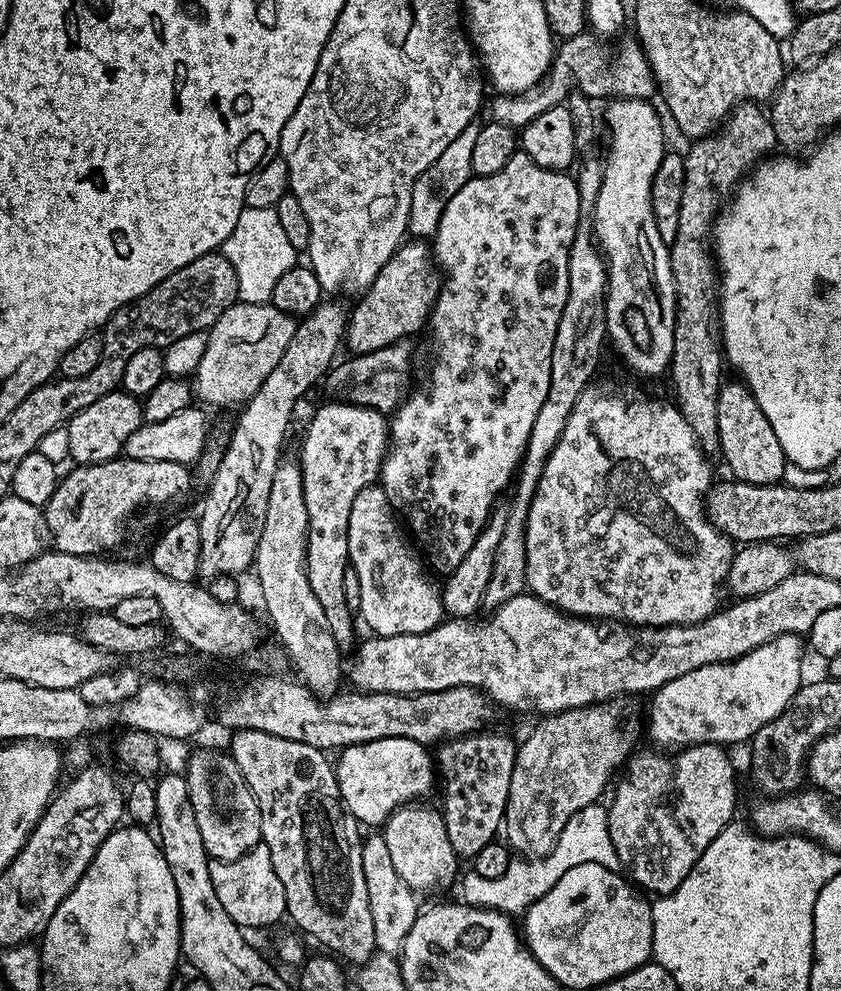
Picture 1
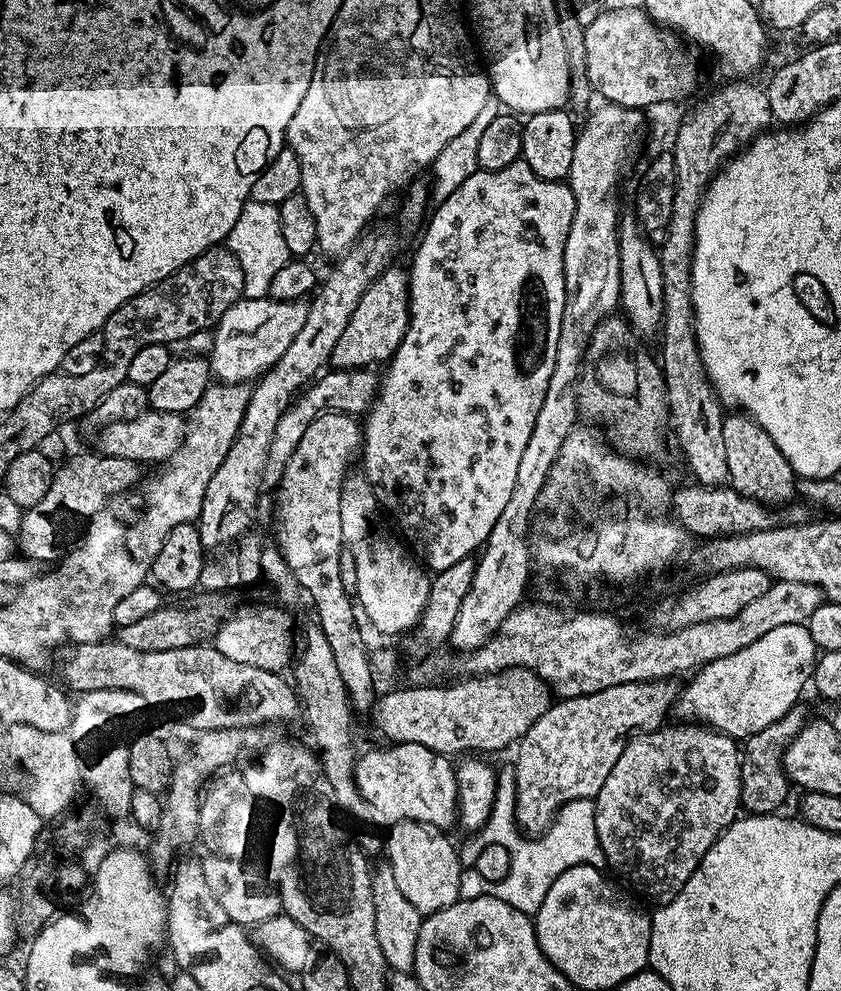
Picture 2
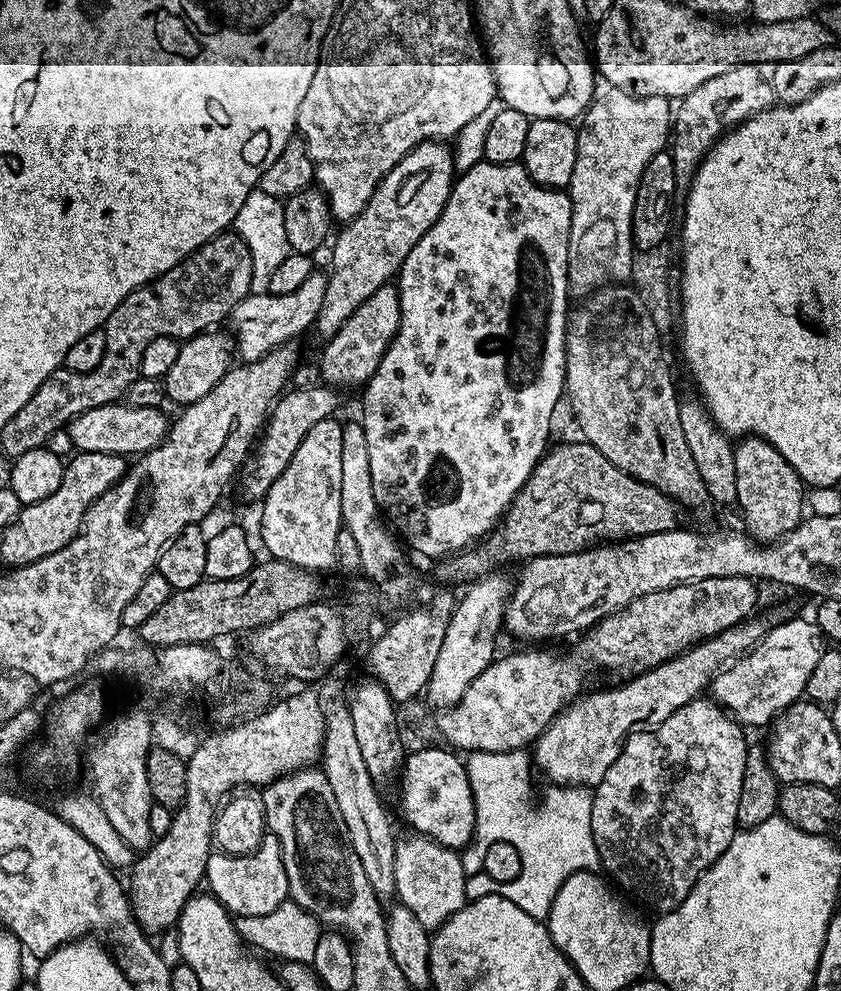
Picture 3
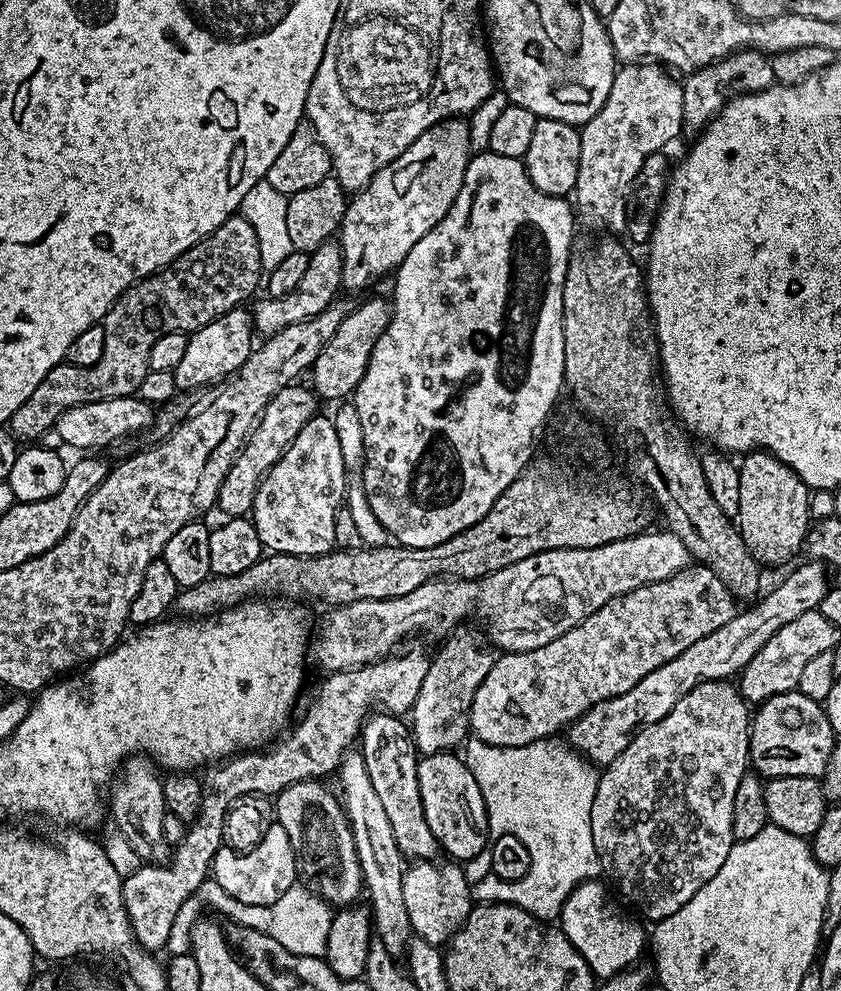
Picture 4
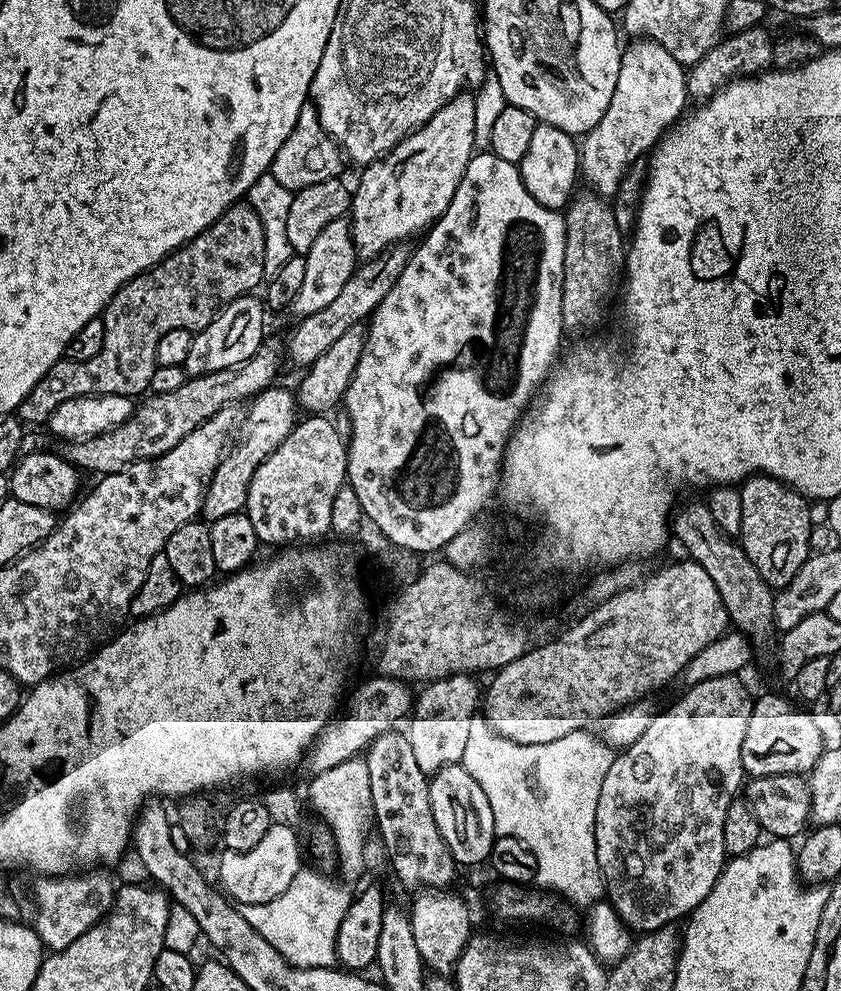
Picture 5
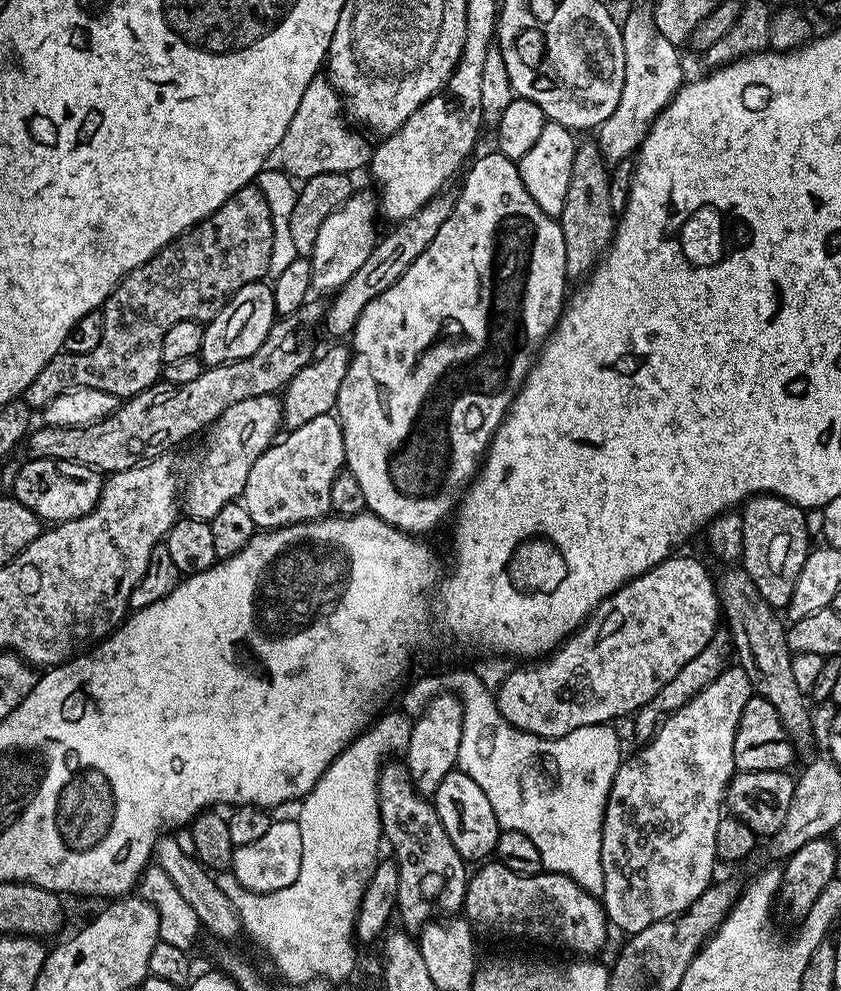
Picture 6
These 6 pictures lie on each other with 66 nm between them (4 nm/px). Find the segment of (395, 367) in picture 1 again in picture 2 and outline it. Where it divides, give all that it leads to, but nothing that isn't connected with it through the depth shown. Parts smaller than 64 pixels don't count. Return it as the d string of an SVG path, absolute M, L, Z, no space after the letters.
M338 368L328 370L312 381L297 395L292 404L278 420L278 430L274 432L271 443L268 465L264 471L264 488L275 489L284 477L284 467L290 462L294 450L298 450L298 442L302 442L302 434L310 430L310 422L327 412L341 412L347 416L363 417L376 401L376 393L380 390L381 377L375 376L372 368Z

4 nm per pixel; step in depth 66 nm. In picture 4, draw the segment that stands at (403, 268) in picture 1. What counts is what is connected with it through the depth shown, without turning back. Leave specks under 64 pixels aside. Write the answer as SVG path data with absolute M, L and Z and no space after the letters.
M376 296L373 300L368 300L365 304L357 303L353 307L351 314L334 330L334 338L318 354L318 358L310 369L311 383L314 385L314 391L321 401L336 400L335 402L344 402L355 393L358 382L366 374L366 366L370 362L370 354L374 350L374 342L382 338L386 326L392 317L392 306L387 299Z

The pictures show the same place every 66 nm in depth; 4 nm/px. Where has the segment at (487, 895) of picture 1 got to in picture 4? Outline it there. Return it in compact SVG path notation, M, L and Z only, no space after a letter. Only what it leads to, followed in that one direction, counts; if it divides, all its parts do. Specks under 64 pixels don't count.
M475 738L467 741L462 756L482 790L488 811L488 831L493 837L513 836L530 850L530 870L520 880L499 885L505 901L518 905L538 920L552 922L561 915L564 903L582 883L595 881L601 875L598 854L591 834L591 807L599 784L597 769L571 747L552 744L551 739L536 740L525 748L499 748Z

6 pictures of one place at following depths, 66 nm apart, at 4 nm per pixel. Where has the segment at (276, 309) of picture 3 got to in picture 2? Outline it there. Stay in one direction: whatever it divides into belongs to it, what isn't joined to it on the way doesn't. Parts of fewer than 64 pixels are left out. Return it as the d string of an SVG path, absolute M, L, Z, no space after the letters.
M241 298L222 314L212 340L212 374L226 384L248 384L260 378L286 354L286 346L294 342L298 330L306 323L308 300L246 300Z

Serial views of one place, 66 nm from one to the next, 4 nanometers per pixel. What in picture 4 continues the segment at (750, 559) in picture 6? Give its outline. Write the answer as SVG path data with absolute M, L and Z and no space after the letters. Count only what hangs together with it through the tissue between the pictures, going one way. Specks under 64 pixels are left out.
M753 450L739 461L737 531L751 556L762 566L778 566L803 549L812 521L809 514L811 491L807 484L776 456Z

